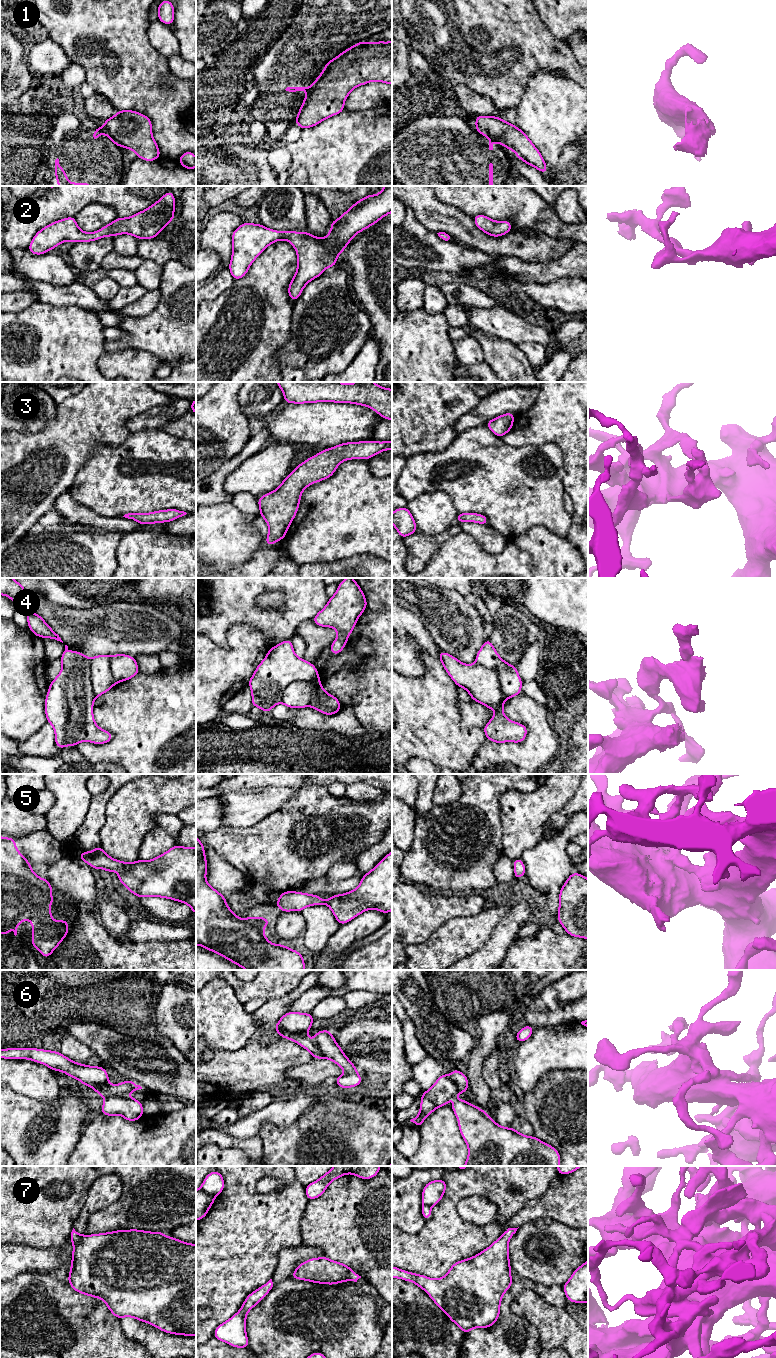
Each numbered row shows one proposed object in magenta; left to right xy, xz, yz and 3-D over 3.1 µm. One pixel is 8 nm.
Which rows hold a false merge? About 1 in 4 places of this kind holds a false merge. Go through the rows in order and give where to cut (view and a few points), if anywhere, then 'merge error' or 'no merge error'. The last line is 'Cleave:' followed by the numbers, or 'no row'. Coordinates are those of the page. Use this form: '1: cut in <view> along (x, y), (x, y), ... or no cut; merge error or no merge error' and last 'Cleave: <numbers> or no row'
1: cut in xz along (310, 87), (307, 92); merge error
2: no cut; no merge error
3: no cut; no merge error
4: cut in xz along (307, 680), (293, 680), (283, 691), (281, 701); merge error
5: no cut; no merge error
6: no cut; no merge error
7: no cut; no merge error
Cleave: 1, 4

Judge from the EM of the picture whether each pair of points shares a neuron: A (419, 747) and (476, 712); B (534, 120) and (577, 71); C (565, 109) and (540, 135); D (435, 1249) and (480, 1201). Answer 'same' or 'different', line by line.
A: different
B: different
C: same
D: different

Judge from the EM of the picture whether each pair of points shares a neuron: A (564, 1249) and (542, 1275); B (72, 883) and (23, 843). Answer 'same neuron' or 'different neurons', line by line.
A: same neuron
B: different neurons

